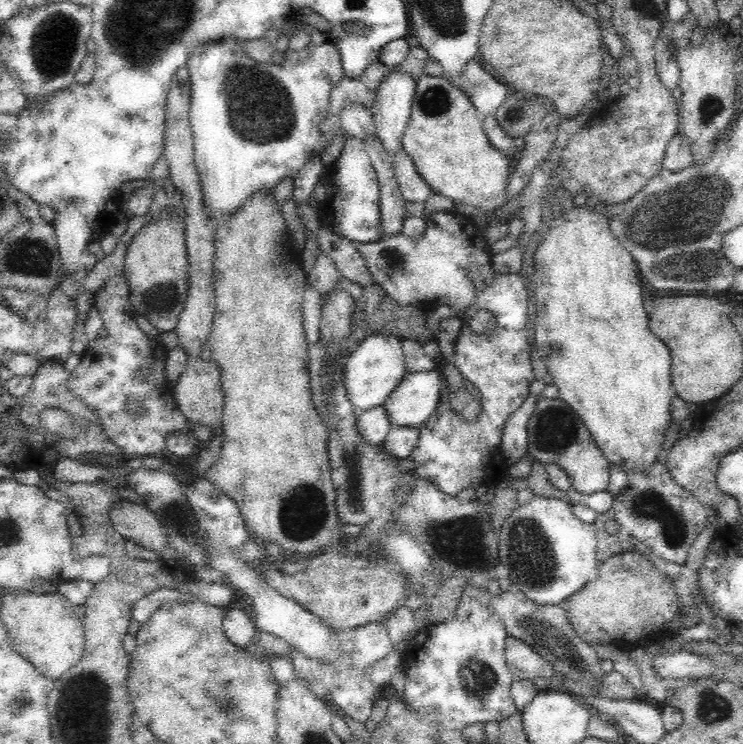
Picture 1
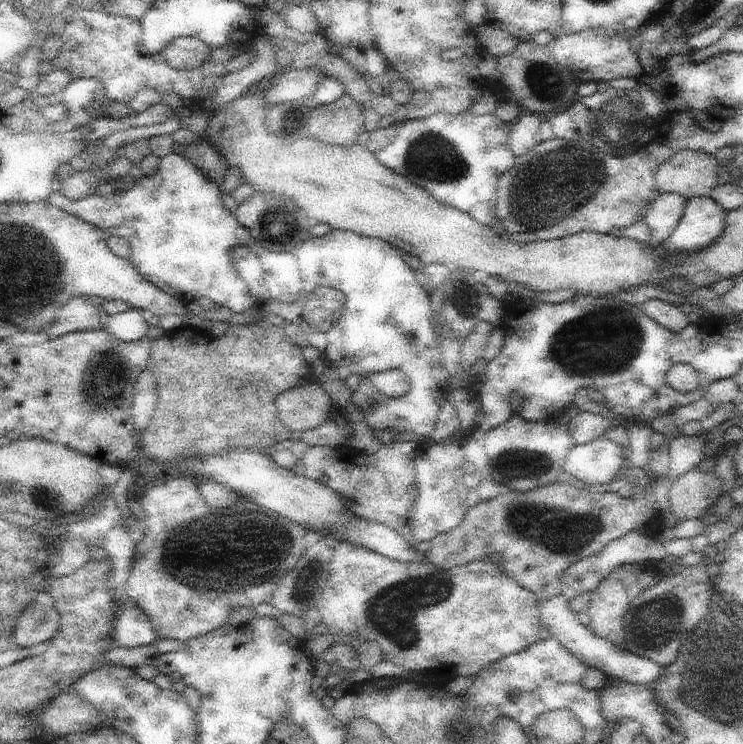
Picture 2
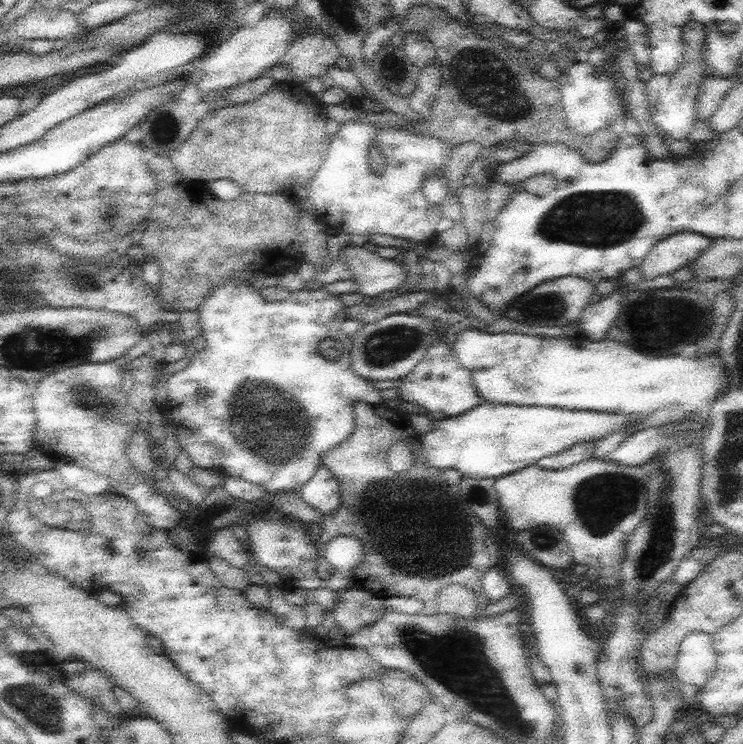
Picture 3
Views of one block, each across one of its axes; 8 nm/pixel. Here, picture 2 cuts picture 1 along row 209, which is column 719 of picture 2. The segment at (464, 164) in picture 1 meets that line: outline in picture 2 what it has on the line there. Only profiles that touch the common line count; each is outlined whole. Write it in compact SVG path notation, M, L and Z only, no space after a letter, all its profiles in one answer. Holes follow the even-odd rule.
M696 467L679 476L670 488L670 514L680 522L690 518L703 519L705 512L720 499L722 482L714 472L702 472Z

